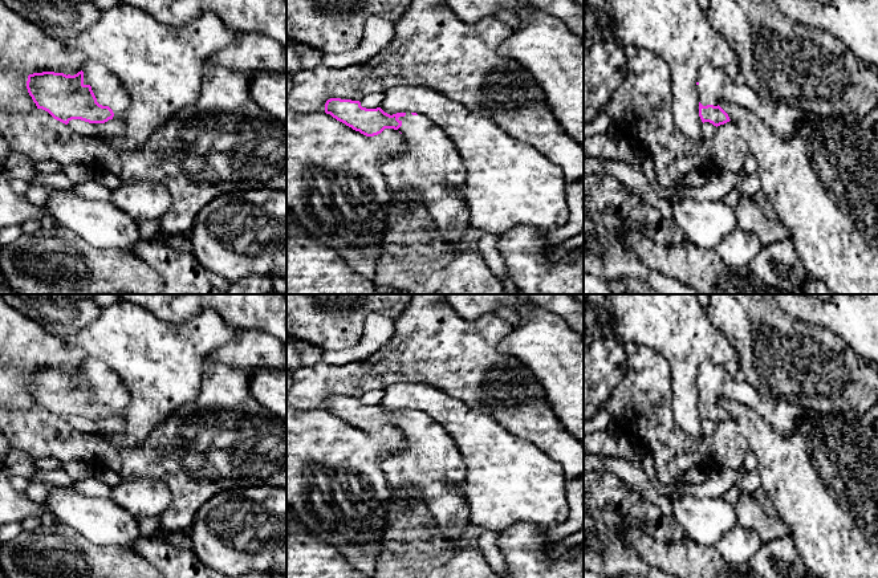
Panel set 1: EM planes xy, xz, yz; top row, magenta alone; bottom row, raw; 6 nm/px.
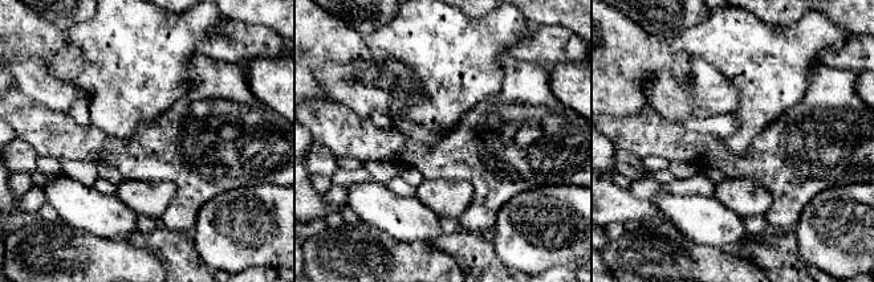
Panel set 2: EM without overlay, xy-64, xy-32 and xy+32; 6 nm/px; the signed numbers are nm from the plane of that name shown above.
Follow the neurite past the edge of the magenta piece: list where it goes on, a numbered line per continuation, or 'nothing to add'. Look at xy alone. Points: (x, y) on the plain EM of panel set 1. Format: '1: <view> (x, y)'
1: xy (108, 387)

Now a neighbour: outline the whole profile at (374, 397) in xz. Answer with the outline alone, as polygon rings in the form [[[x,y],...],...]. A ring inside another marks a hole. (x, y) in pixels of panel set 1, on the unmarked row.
[[[370,390],[366,391],[359,399],[362,404],[377,406],[381,404],[385,396],[385,390]]]

